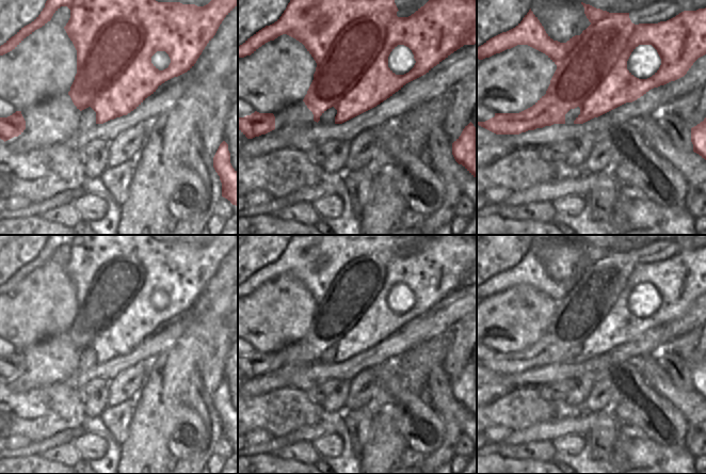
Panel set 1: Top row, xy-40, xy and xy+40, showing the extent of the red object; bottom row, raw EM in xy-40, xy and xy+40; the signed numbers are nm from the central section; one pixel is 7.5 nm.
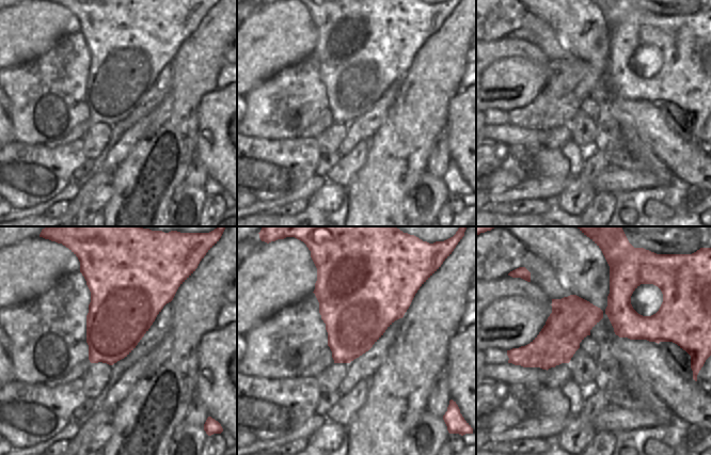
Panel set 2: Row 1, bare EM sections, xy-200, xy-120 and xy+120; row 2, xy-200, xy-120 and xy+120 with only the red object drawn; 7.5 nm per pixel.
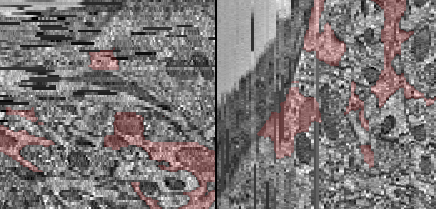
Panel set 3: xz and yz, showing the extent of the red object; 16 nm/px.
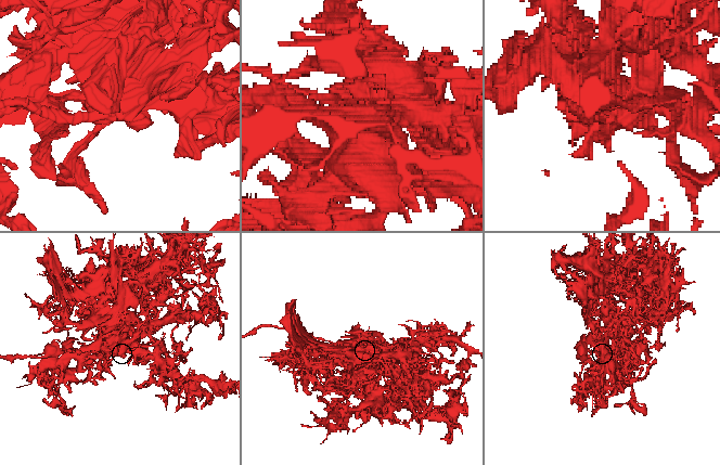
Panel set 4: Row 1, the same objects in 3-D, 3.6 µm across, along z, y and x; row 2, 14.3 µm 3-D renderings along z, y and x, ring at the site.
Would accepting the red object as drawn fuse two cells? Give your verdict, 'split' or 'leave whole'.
split

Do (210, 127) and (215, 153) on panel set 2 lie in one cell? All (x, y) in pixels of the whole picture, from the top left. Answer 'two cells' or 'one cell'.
one cell

